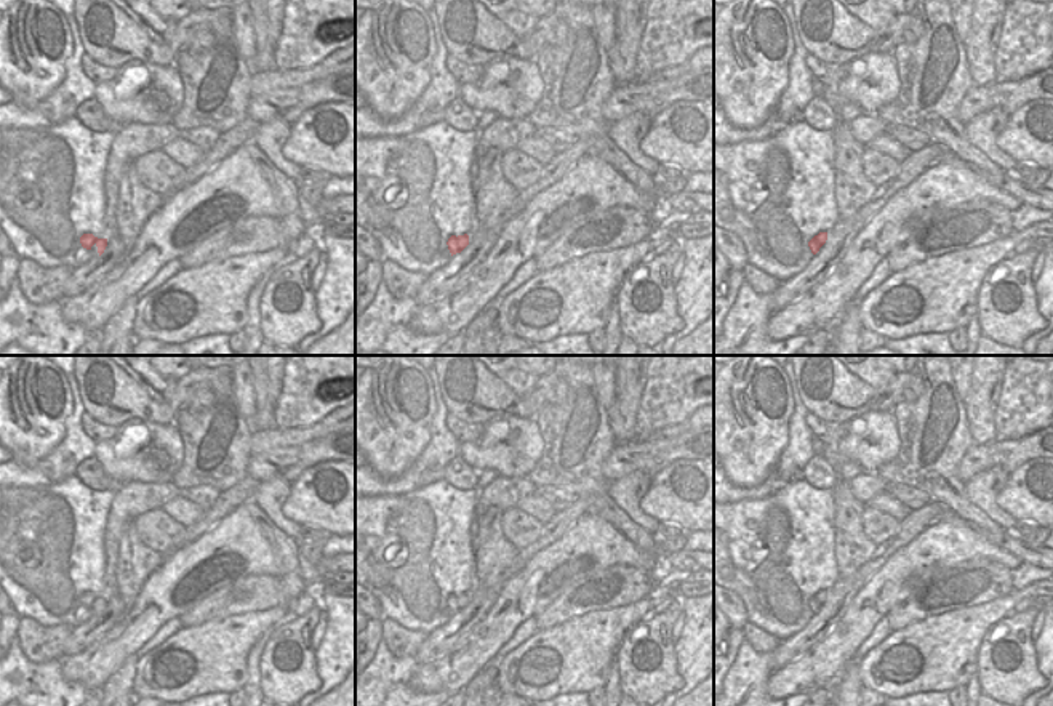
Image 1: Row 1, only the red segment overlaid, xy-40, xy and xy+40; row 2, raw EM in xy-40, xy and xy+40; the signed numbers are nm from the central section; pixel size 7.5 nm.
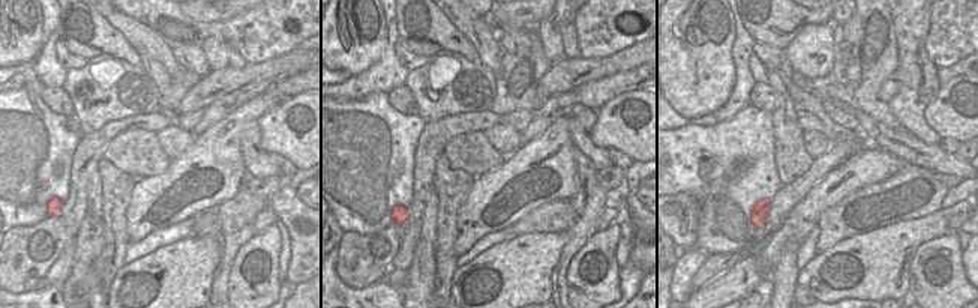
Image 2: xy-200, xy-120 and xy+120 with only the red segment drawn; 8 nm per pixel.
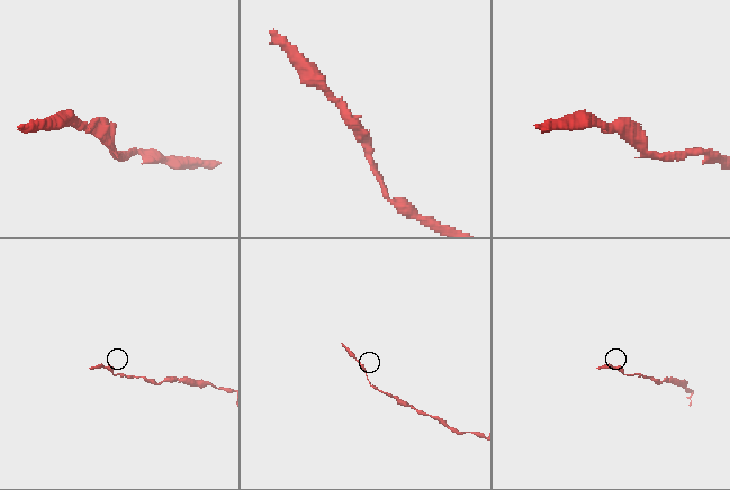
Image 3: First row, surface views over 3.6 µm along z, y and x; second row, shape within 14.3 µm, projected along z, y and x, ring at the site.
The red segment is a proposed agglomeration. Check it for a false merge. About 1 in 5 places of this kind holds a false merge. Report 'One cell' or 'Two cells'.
One cell

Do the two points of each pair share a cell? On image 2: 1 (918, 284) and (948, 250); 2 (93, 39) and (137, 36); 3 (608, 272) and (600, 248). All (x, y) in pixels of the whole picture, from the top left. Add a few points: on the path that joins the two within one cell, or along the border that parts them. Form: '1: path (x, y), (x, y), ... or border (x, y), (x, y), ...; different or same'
1: path (930, 284), (951, 268), (950, 262); same
2: border (101, 15), (138, 53); different
3: path (605, 266), (605, 254); same

